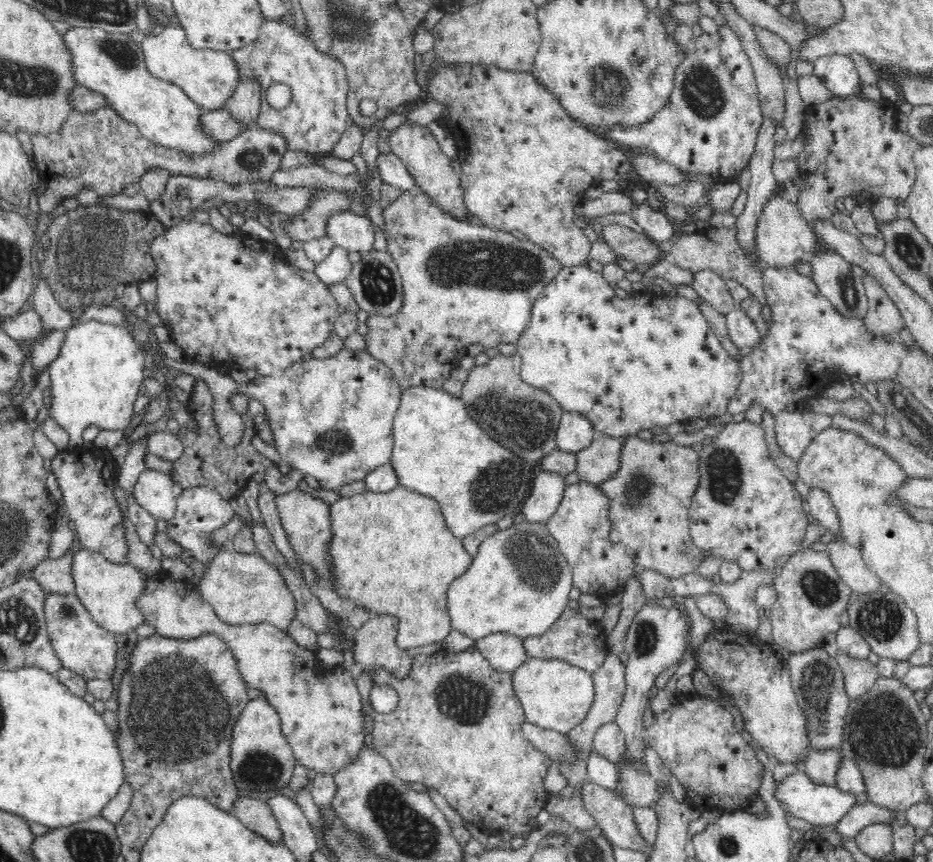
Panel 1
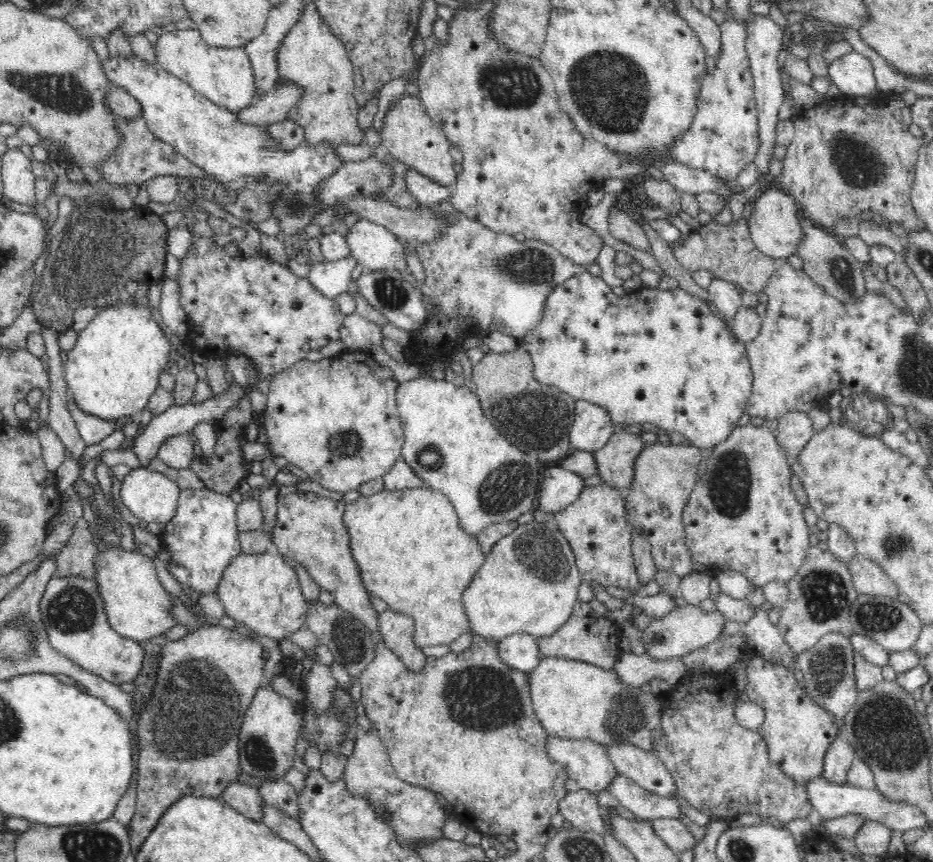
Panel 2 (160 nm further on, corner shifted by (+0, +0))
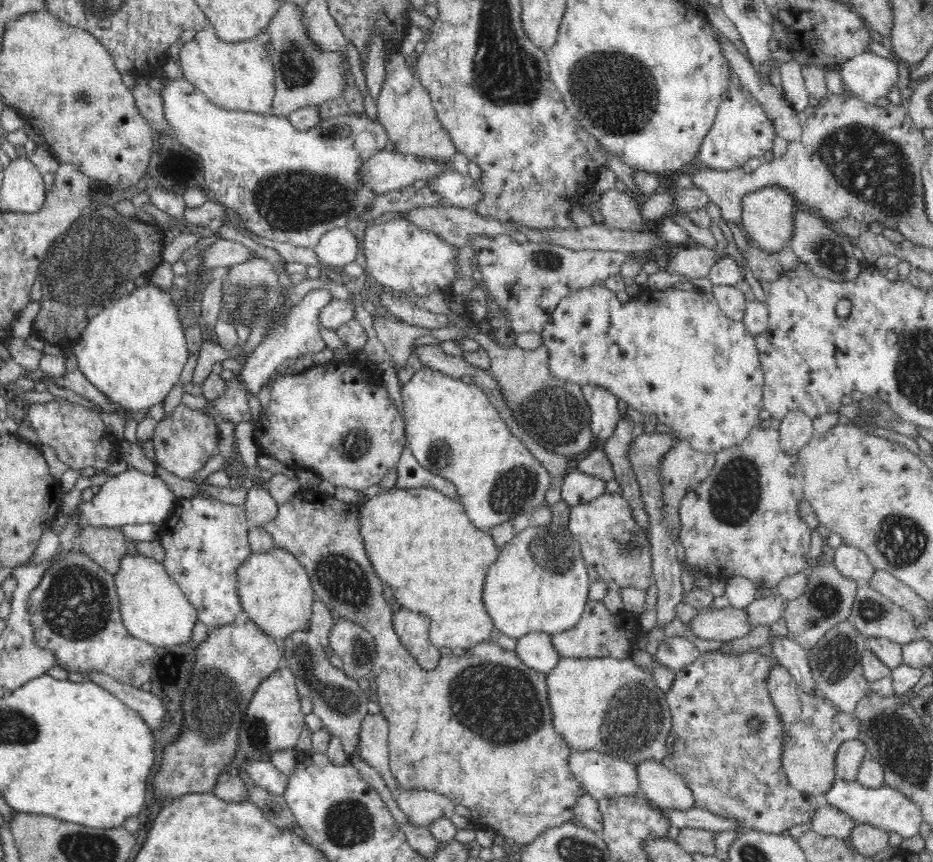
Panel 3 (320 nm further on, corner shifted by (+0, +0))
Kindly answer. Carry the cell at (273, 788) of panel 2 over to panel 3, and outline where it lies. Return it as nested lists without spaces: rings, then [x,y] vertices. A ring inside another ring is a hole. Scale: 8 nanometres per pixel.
[[[246,758],[241,767],[250,774],[252,781],[264,790],[276,795],[283,795],[286,790],[289,776],[280,772],[271,761]]]

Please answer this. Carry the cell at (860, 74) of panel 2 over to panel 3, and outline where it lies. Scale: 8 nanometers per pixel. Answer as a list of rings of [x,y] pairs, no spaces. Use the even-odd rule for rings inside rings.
[[[870,52],[846,60],[840,64],[838,73],[855,97],[872,105],[880,98],[887,98],[892,86],[900,80],[896,61]]]

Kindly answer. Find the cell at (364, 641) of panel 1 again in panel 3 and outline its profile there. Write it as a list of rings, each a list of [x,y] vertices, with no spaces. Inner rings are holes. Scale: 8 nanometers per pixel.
[[[401,608],[392,612],[392,627],[400,637],[400,643],[408,649],[408,653],[426,670],[436,668],[441,654],[439,647],[428,639],[429,618],[424,613]]]

